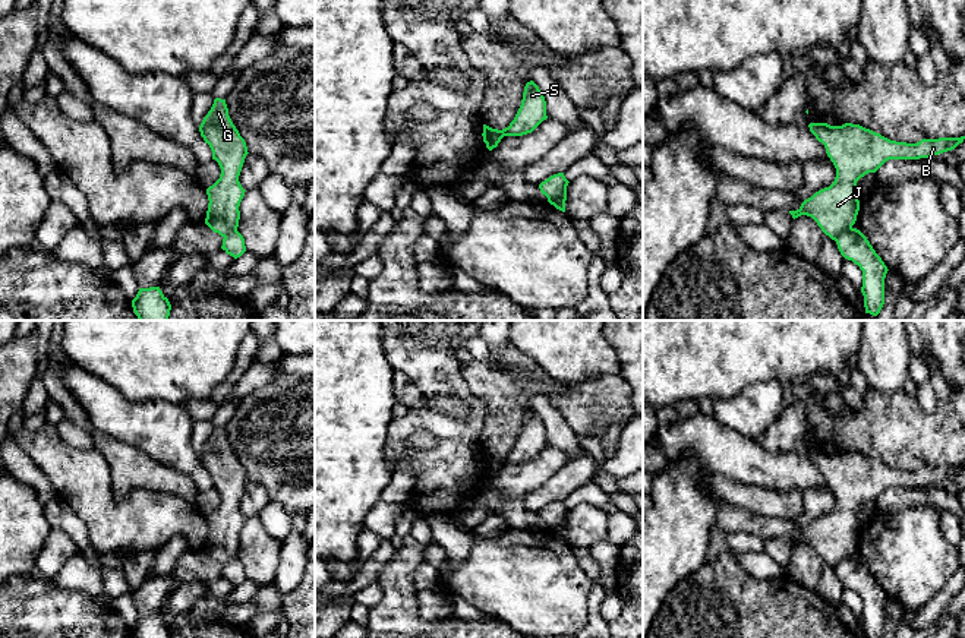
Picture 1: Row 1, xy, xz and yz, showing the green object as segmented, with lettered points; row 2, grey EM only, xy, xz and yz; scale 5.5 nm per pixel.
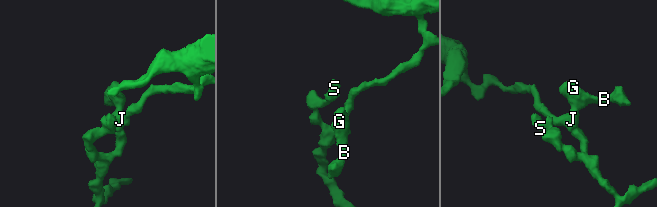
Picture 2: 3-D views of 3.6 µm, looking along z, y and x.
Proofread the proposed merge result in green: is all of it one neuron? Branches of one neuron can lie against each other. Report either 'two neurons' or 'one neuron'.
two neurons

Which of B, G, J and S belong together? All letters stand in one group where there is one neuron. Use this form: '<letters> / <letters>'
B G J / S

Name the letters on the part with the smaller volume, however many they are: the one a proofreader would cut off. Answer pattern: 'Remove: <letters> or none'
Remove: B, G, J

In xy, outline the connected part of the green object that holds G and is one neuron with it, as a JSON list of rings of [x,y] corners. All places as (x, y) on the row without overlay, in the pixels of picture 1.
[[[214,427],[199,459],[212,478],[212,487],[221,496],[220,506],[206,517],[209,531],[205,552],[214,560],[226,565],[239,555],[239,534],[246,519],[239,503],[249,480],[245,467],[228,443],[226,427]]]

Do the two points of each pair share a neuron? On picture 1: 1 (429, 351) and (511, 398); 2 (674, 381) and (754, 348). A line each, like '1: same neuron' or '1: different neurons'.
1: different neurons
2: same neuron

